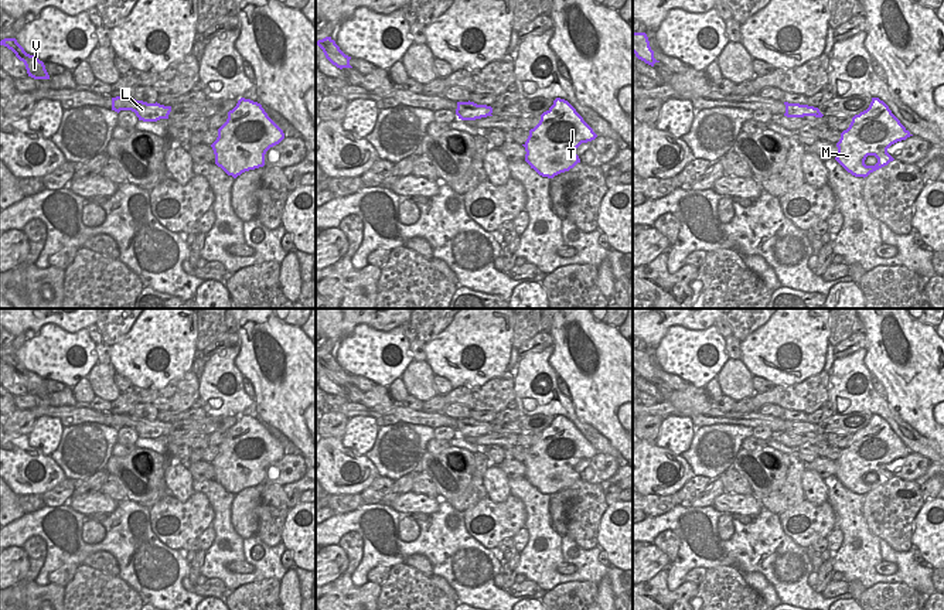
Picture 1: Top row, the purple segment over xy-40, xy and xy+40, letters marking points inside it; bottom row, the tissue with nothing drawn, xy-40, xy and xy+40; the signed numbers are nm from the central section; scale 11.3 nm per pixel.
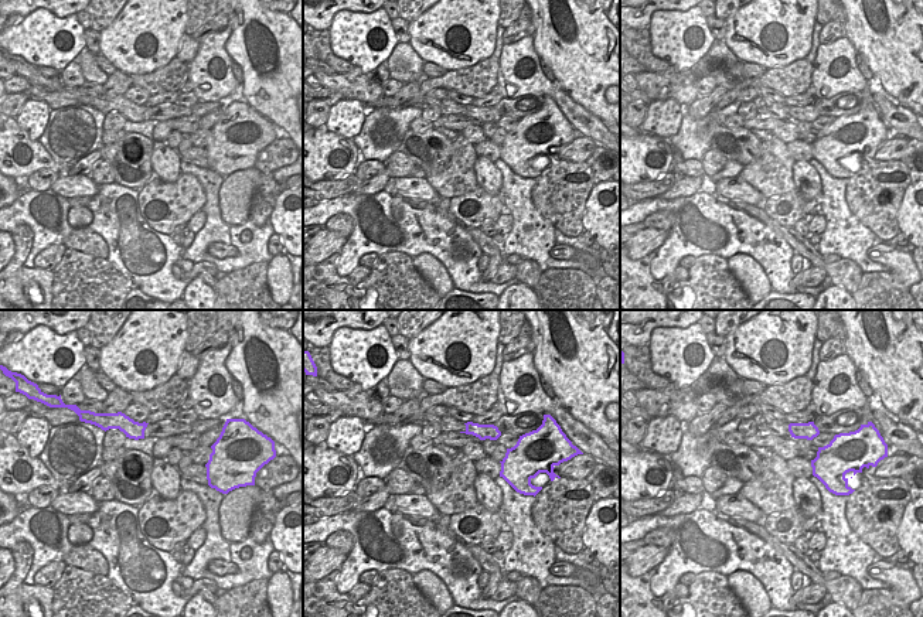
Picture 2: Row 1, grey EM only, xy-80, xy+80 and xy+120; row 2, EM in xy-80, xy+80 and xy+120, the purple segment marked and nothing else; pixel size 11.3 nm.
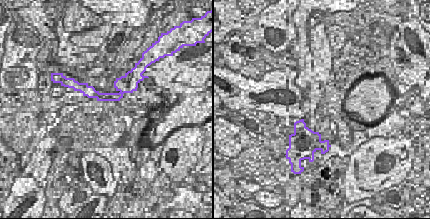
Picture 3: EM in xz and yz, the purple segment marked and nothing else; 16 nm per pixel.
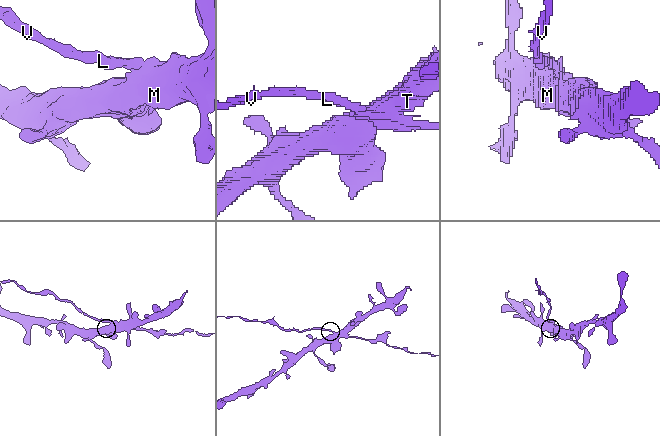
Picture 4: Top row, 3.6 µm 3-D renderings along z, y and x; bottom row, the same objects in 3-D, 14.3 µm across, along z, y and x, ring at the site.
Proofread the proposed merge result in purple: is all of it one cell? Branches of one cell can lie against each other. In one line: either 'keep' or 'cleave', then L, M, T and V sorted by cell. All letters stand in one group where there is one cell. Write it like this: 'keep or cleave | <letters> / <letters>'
cleave | L V / M T

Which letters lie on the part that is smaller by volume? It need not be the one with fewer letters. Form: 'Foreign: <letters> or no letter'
Foreign: L, V

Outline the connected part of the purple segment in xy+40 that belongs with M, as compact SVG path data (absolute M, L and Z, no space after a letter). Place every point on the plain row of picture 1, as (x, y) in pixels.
M872 415L870 422L872 436L839 456L835 474L848 490L863 495L894 477L887 470L892 461L913 453L883 418Z

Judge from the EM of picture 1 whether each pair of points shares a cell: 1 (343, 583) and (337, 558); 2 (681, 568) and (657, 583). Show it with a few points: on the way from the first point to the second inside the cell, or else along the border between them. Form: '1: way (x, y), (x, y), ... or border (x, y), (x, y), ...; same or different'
1: border (344, 571), (330, 583); different
2: border (667, 569), (667, 586), (672, 592); different

